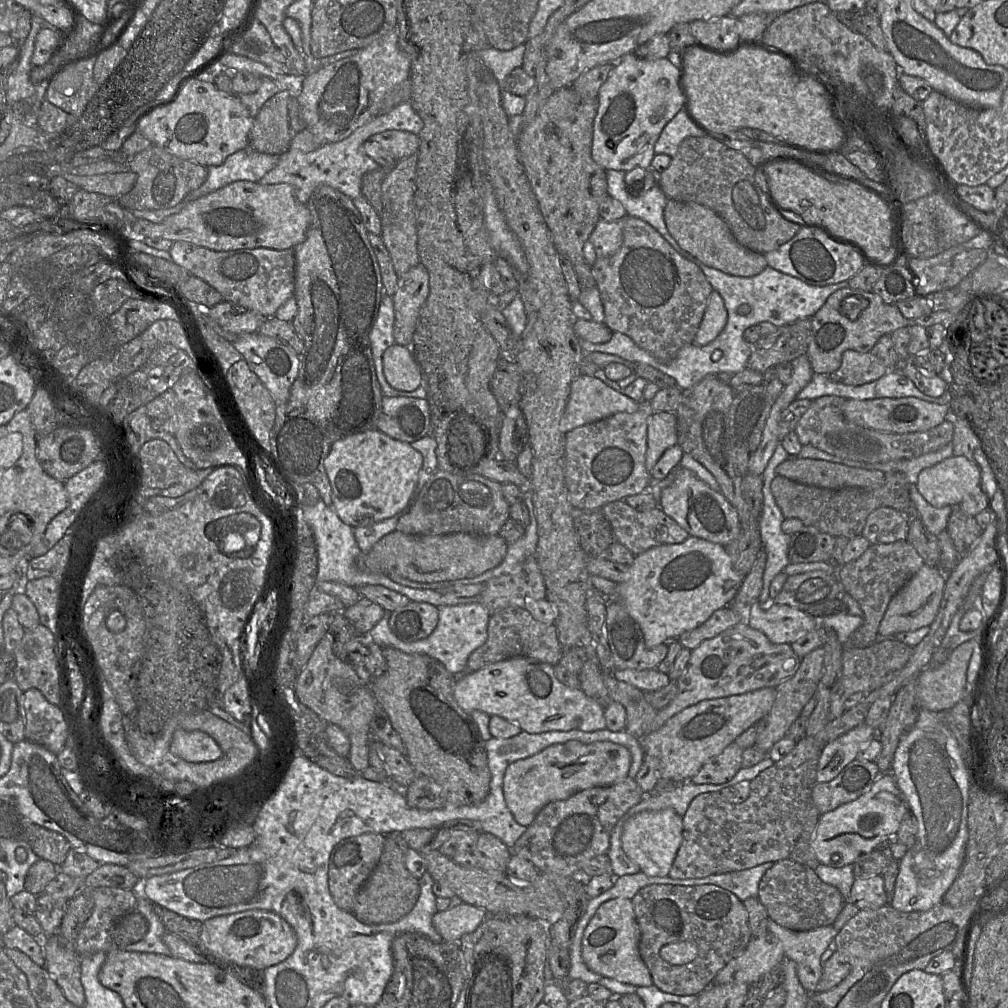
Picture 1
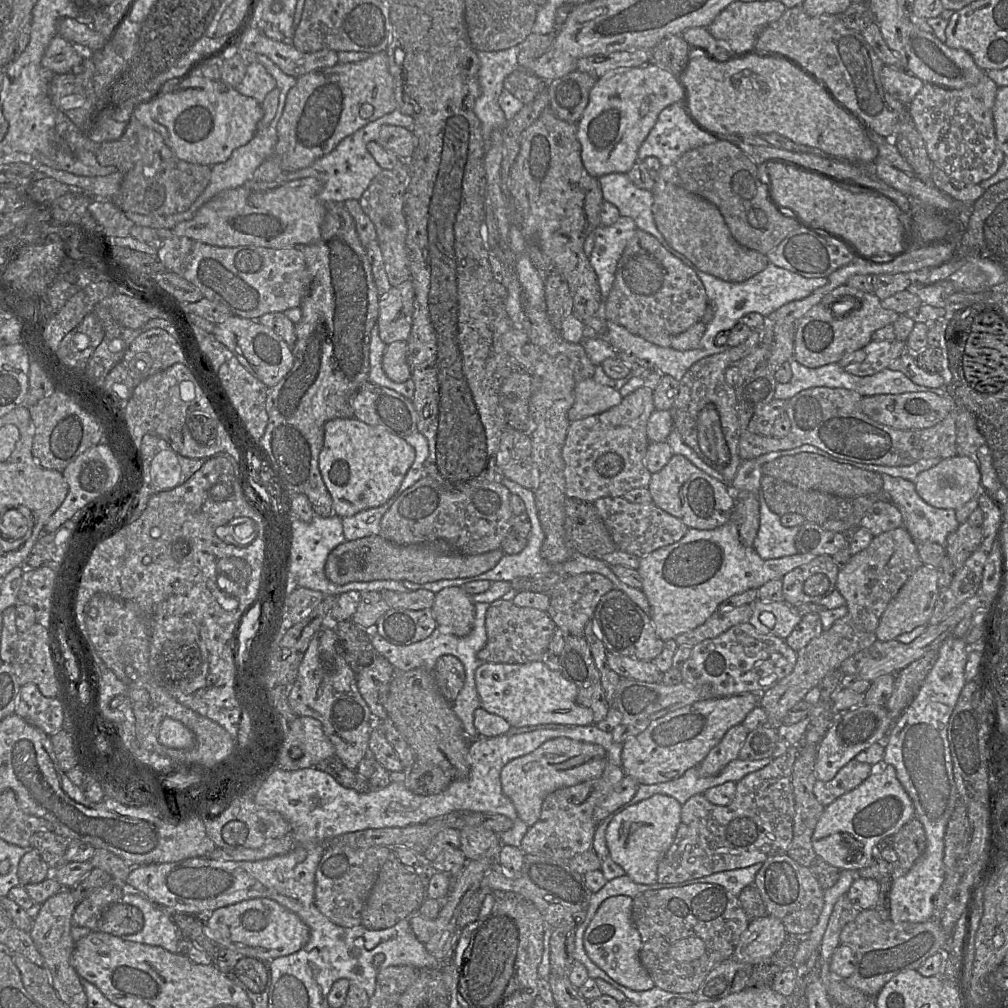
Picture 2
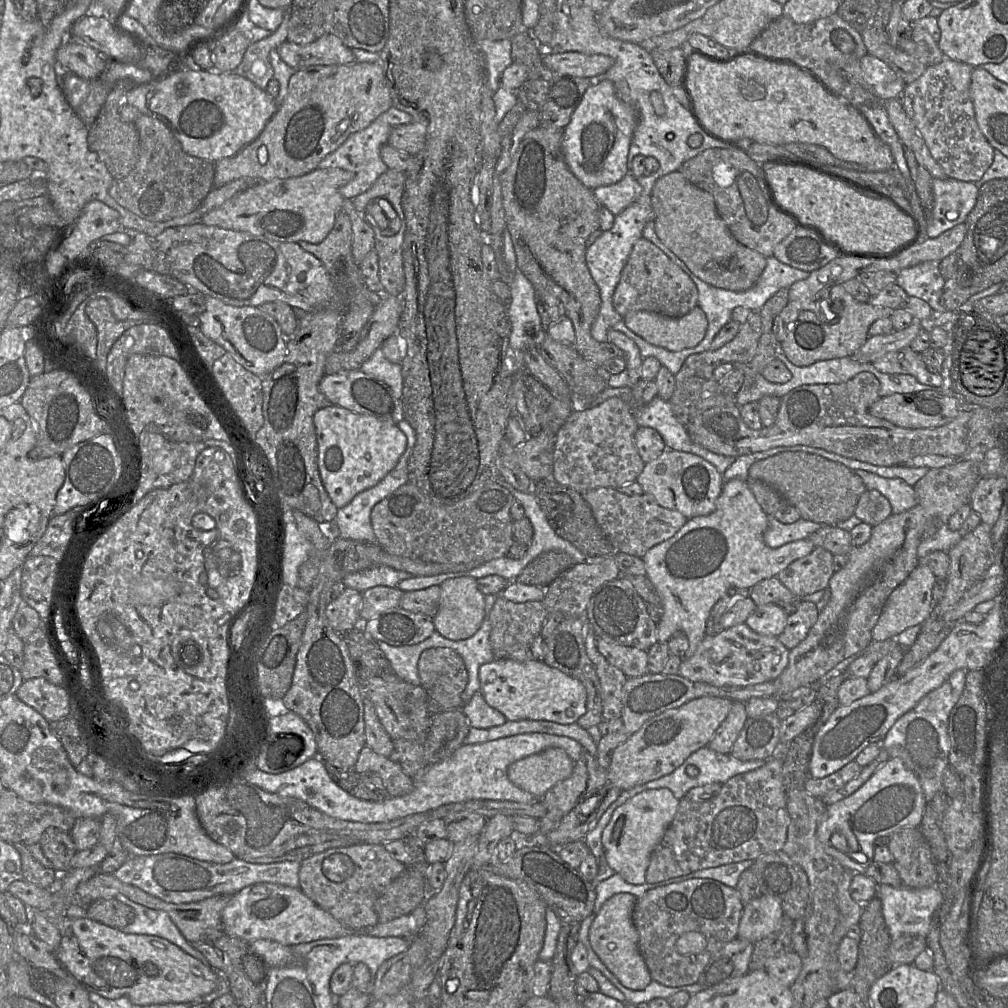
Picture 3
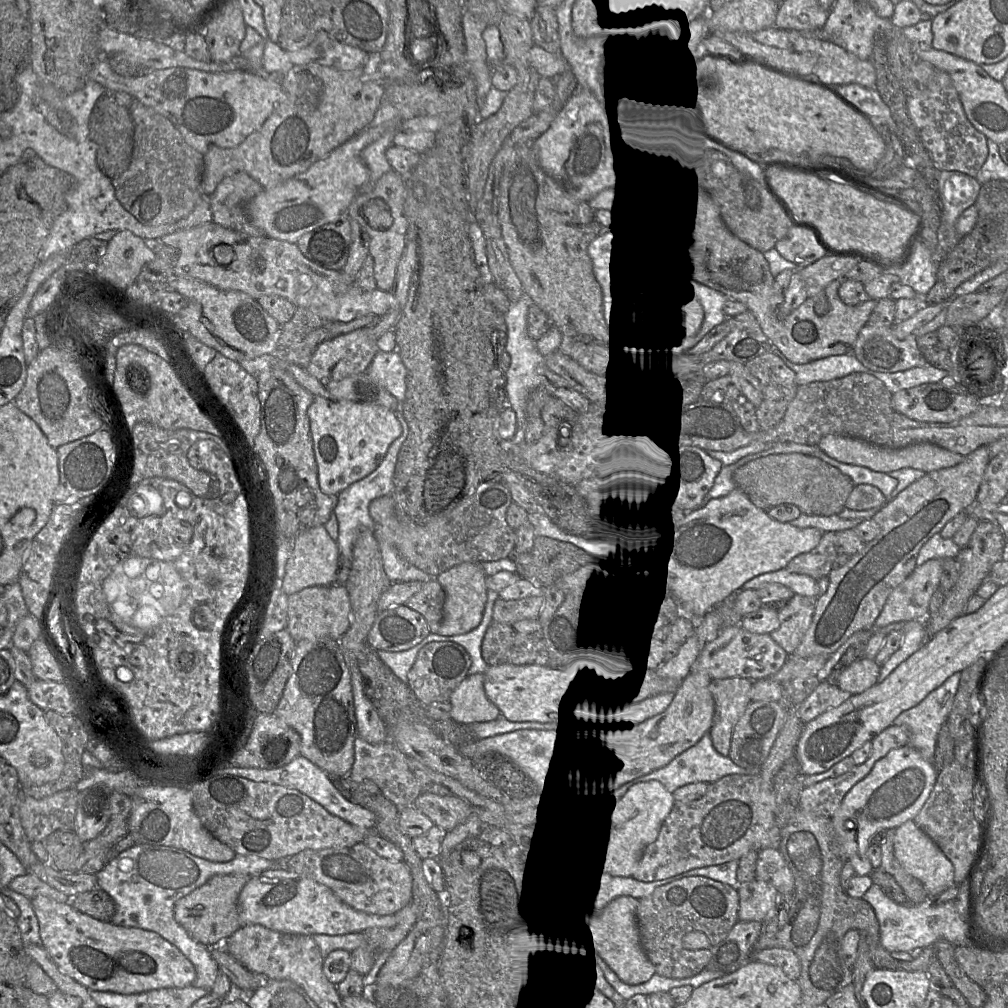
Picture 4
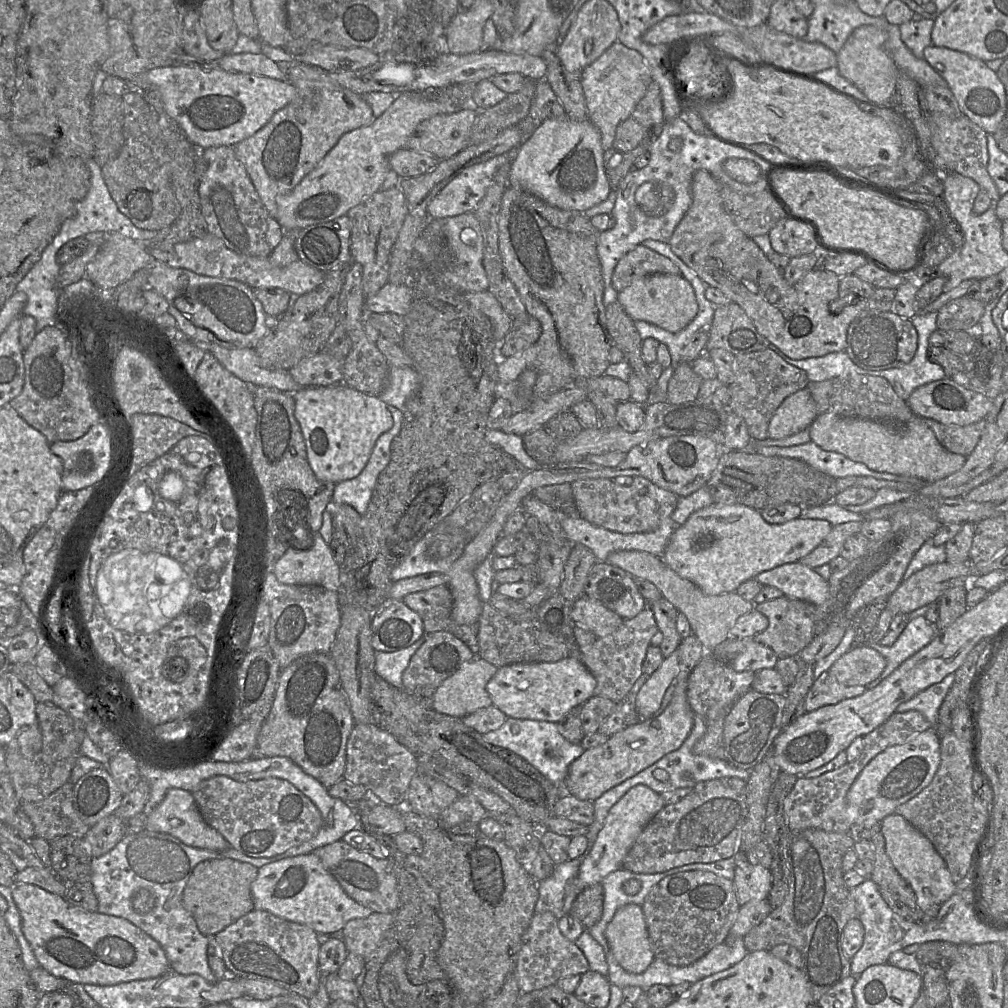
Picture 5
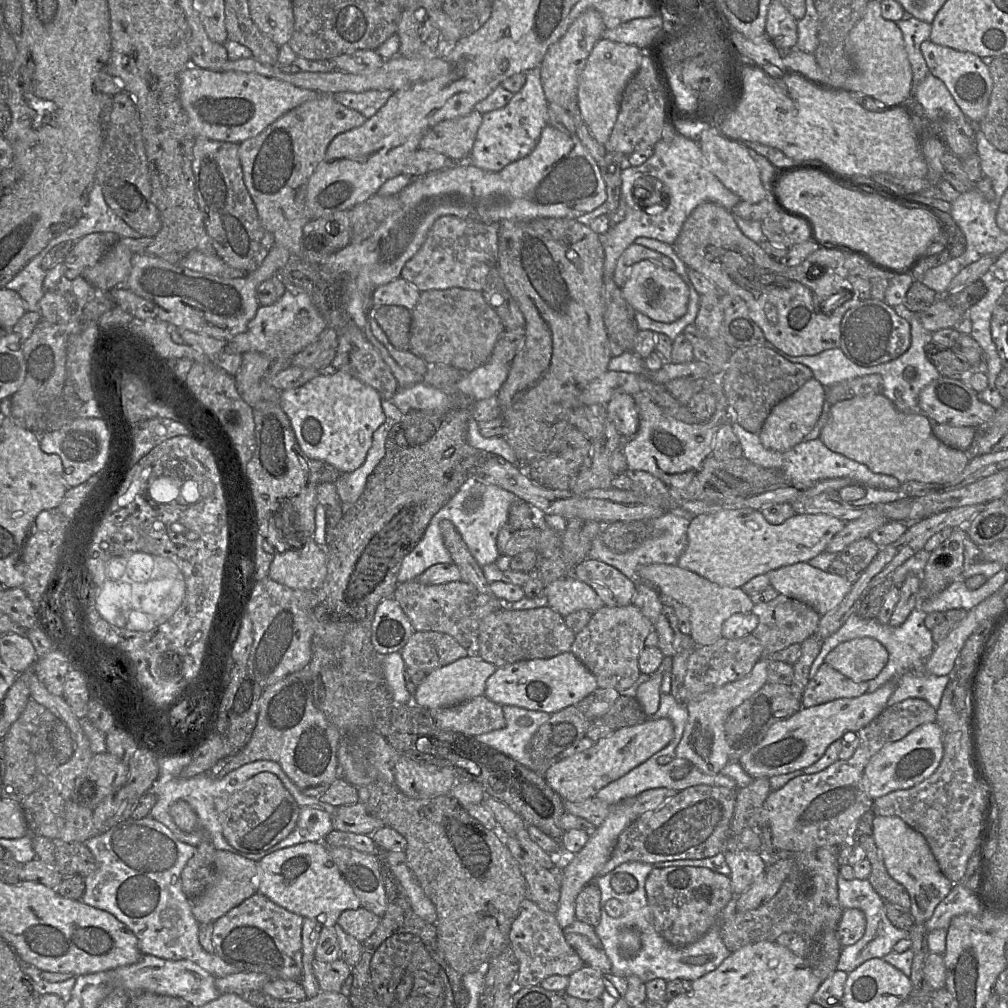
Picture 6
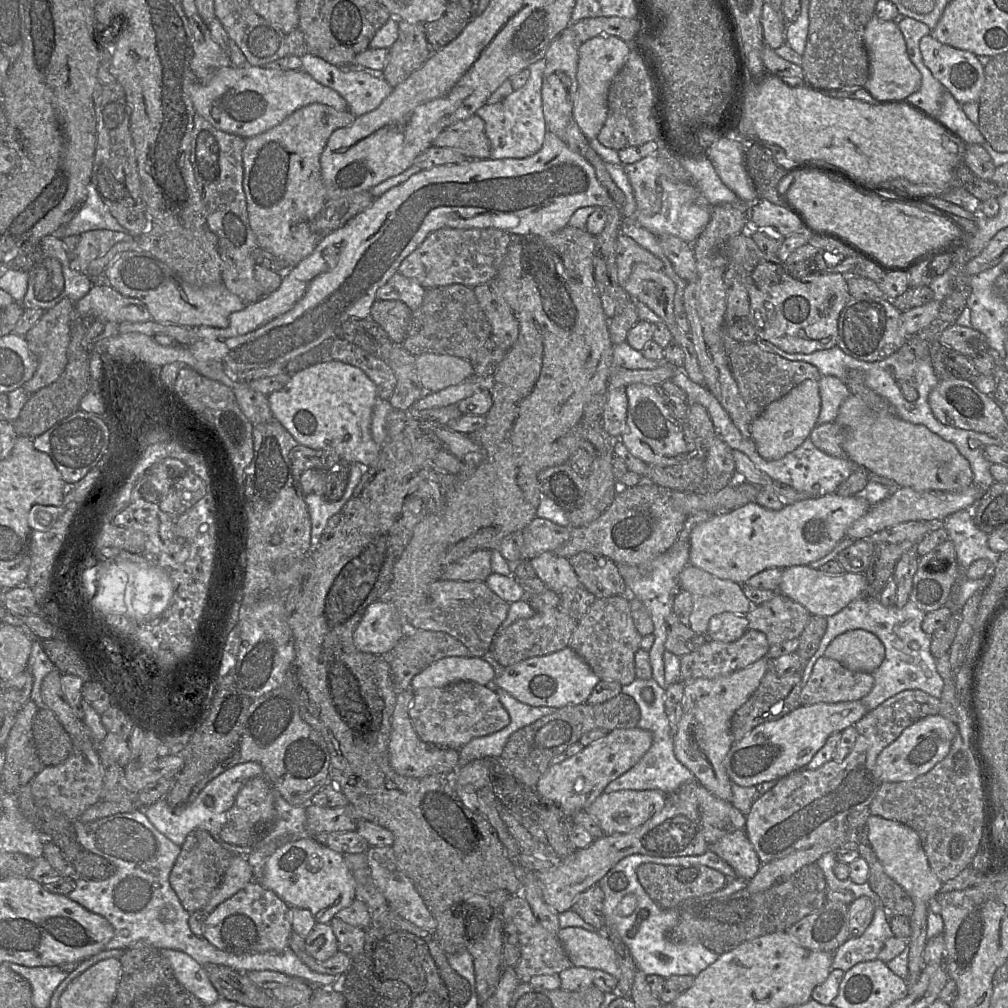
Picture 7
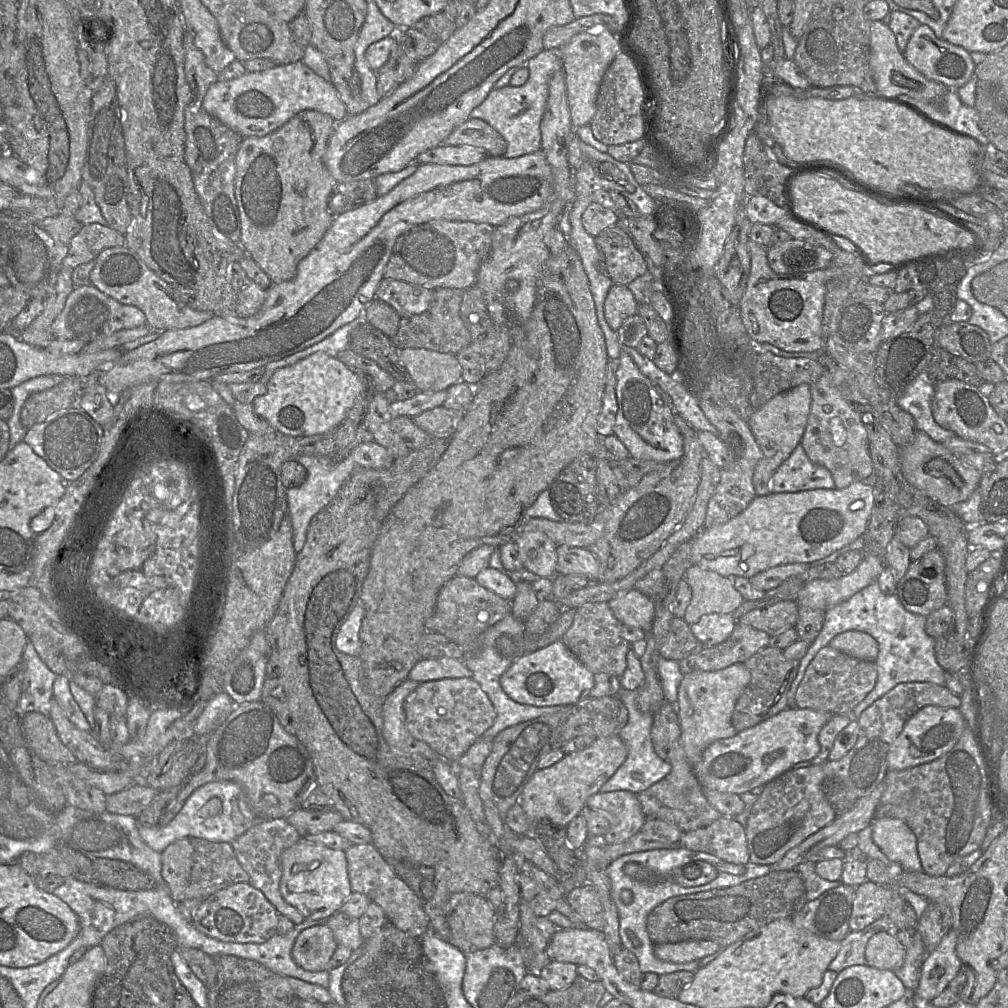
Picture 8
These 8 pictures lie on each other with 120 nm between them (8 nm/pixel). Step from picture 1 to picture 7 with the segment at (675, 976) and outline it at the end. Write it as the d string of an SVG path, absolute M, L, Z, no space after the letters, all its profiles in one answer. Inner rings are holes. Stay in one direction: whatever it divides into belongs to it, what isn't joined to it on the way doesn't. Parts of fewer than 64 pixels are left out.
M644 863L637 868L637 877L649 897L662 909L677 908L688 899L700 898L725 887L728 878L718 870L701 864L664 866Z

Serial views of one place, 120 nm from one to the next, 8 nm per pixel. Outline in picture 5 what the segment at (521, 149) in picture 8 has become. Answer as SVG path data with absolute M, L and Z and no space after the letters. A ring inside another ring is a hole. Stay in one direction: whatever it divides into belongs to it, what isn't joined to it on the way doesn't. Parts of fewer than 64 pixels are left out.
M515 151L461 170L428 204L427 211L430 217L442 219L474 212L499 168L512 162Z

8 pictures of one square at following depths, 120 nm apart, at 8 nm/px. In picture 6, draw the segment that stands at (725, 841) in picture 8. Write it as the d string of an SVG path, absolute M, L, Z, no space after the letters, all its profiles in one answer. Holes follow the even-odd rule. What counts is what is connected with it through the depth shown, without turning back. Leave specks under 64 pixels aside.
M753 851L723 852L725 860L731 869L732 891L741 895L763 874L766 869L766 860L761 854Z

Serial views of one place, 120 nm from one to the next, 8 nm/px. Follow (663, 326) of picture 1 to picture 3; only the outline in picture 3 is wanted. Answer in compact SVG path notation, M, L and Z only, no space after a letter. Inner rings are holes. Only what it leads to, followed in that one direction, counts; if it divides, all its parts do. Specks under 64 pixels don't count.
M641 237L634 244L622 270L612 303L622 318L636 311L649 311L677 318L698 306L698 289L693 280L662 250Z

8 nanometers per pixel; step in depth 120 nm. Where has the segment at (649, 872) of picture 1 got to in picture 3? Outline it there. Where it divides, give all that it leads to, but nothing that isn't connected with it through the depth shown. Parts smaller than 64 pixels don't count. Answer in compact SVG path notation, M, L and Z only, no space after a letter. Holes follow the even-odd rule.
M668 788L645 790L627 800L612 814L605 826L601 842L609 866L631 884L646 883L650 857L675 817L679 800Z

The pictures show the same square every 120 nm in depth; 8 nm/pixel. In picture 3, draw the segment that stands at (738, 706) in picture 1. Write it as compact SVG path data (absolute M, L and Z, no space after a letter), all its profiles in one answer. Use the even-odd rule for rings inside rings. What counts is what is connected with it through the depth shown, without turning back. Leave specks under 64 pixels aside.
M705 696L649 719L613 751L607 768L608 783L623 791L672 773L693 752L709 744L732 703L729 698Z

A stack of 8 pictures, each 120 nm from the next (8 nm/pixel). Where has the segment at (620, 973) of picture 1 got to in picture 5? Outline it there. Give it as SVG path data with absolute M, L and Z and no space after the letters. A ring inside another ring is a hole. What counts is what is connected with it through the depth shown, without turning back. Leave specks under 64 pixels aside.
M640 905L619 908L608 923L605 935L615 959L629 973L643 973L655 958Z

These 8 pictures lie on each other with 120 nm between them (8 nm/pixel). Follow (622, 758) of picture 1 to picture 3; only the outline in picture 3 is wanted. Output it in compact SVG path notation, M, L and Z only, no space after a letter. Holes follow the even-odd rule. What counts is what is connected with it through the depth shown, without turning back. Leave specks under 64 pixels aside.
M548 748L509 765L508 779L516 787L542 799L557 783L569 778L574 762L561 748Z

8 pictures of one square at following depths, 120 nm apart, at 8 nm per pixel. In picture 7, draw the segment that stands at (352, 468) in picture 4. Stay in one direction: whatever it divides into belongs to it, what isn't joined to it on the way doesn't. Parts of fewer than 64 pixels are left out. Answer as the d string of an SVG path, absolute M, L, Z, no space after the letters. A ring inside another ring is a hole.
M328 360L316 363L292 375L287 384L268 395L273 418L277 420L299 443L316 450L327 450L337 454L341 462L362 464L366 468L378 460L381 447L371 437L372 414L377 397L375 384L359 368Z

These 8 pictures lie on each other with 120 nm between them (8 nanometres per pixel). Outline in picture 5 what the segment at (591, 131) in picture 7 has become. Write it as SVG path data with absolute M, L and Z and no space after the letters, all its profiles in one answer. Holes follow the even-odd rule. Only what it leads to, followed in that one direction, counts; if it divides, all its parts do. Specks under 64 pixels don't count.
M616 41L579 76L589 120L600 132L604 151L610 150L613 147L618 126L632 114L652 82L649 66L638 51Z

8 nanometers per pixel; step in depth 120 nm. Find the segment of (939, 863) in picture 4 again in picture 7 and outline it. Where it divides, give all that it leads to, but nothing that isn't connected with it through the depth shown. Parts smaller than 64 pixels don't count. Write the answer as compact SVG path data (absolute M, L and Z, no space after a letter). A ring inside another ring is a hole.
M870 815L867 819L870 846L882 863L885 872L897 882L910 896L914 903L911 919L912 936L909 940L908 979L909 989L917 984L926 967L923 953L928 941L927 915L935 898L941 891L942 882L929 865L919 835L912 828L895 820Z

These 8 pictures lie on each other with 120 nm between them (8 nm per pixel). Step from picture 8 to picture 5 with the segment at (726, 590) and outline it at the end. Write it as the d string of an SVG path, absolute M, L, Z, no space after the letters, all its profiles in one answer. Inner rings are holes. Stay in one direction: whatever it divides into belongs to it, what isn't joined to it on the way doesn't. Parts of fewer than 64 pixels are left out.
M622 550L609 554L605 561L629 573L633 578L646 579L653 583L662 596L672 603L678 612L682 612L688 619L692 634L702 643L706 651L729 638L731 628L737 619L751 611L755 604L744 600L736 592L721 595L707 595L691 581L680 577L662 559L643 551Z

